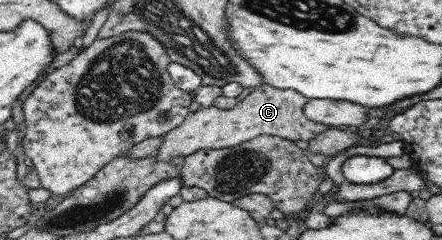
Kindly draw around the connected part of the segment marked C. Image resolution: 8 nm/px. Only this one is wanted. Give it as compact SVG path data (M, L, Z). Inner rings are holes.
M261 84L245 98L243 104L239 104L234 109L222 110L211 106L202 107L197 112L190 112L178 127L172 127L162 135L162 143L156 149L154 158L167 162L178 156L192 155L200 149L234 147L255 137L267 135L308 142L322 131L330 129L330 126L310 121L304 116L303 108L308 101L296 91L282 91L276 87Z

